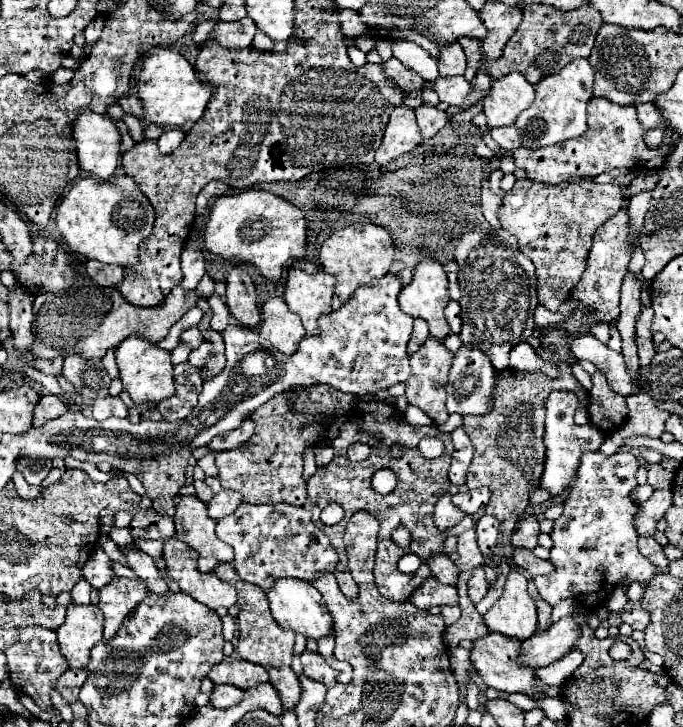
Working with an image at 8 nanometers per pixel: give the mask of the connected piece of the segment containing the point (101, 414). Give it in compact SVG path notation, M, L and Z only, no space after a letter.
M120 397L96 399L92 405L92 417L96 421L104 421L110 417L126 417L126 415L128 415L128 407L122 403Z

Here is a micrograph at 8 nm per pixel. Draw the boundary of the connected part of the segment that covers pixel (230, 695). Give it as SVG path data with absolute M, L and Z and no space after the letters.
M220 685L220 687L214 687L214 691L210 695L210 705L216 709L228 709L228 707L240 703L240 695L244 695L244 691L240 691L238 687Z

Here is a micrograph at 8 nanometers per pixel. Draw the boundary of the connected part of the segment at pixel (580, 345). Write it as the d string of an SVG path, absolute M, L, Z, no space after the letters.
M586 333L586 335L578 335L572 343L570 343L570 351L576 359L586 359L590 363L594 363L608 379L610 387L628 397L628 395L636 395L638 389L632 383L628 371L626 371L626 363L624 357L618 351L608 349L604 343L600 343L594 335Z

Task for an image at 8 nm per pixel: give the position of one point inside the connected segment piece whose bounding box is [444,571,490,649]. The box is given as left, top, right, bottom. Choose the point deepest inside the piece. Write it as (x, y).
(470, 626)

